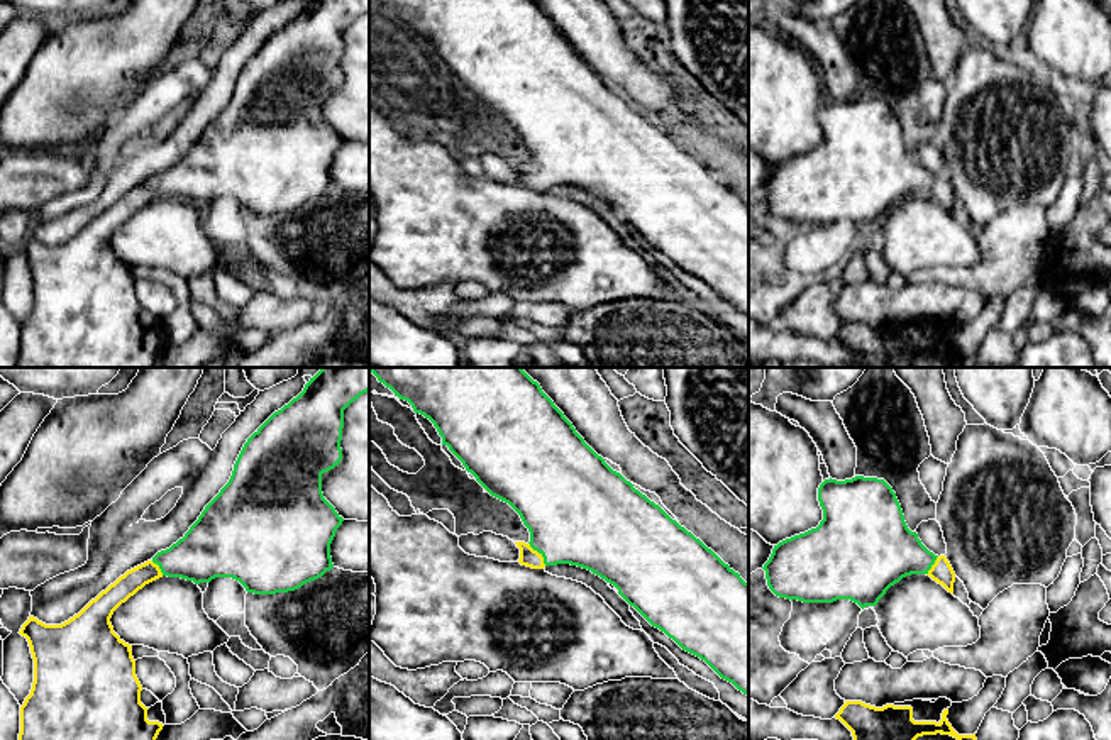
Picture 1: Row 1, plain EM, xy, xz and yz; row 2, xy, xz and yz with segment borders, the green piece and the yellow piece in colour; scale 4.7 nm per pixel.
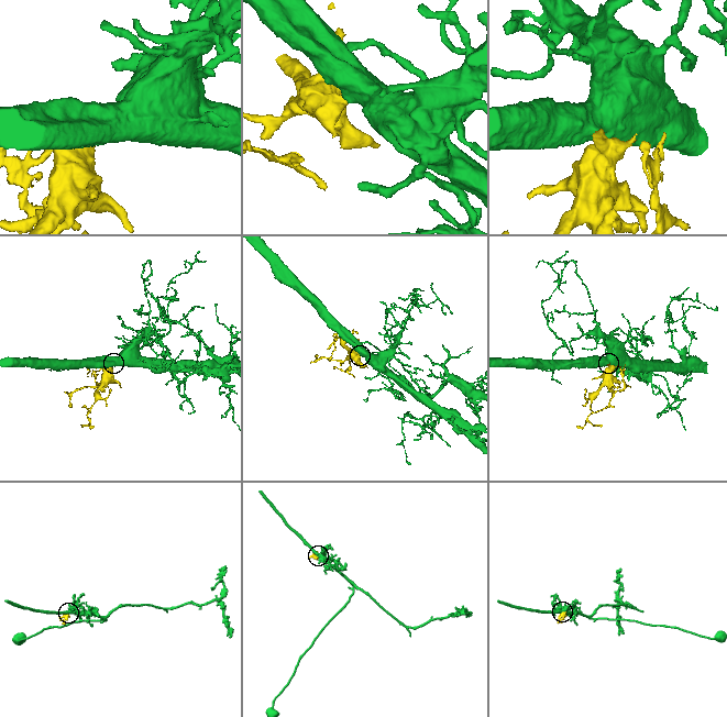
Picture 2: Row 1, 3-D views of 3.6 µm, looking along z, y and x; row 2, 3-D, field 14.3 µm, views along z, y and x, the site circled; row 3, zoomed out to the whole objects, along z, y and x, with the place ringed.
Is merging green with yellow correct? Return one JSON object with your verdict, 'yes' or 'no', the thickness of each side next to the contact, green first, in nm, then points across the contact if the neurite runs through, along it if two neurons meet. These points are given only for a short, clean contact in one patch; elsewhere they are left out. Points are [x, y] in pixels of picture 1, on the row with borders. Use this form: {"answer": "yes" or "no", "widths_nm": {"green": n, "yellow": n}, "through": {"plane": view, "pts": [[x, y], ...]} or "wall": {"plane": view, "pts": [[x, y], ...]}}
{"answer": "yes", "widths_nm": {"green": 460, "yellow": 90}, "through": {"plane": "xz", "pts": [[576, 515], [539, 552], [529, 557]]}}

